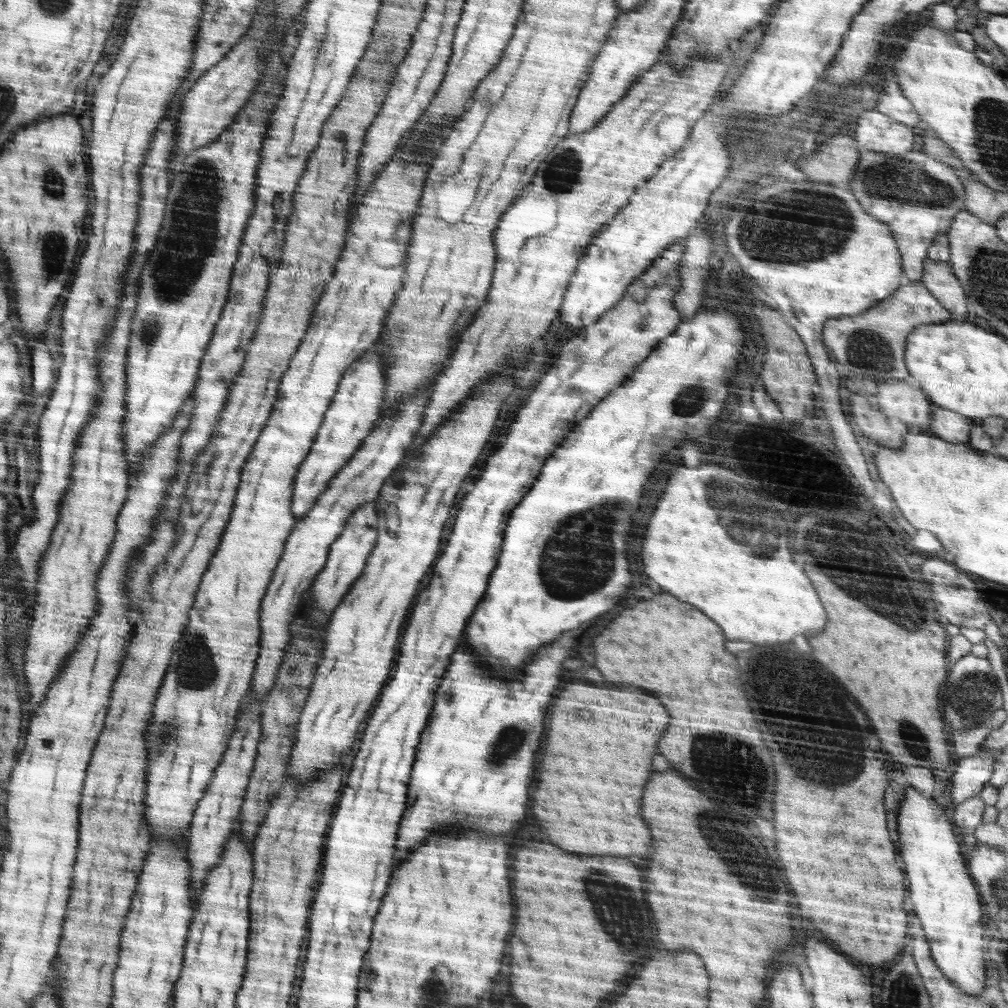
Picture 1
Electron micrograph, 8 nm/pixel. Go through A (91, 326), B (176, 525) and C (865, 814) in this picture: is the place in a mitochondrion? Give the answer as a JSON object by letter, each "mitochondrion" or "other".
{"A":"other","B":"other","C":"other"}

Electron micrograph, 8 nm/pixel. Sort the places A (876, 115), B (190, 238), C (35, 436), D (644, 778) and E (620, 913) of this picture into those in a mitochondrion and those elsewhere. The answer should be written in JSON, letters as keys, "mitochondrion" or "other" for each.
{"A":"other","B":"mitochondrion","C":"other","D":"other","E":"mitochondrion"}

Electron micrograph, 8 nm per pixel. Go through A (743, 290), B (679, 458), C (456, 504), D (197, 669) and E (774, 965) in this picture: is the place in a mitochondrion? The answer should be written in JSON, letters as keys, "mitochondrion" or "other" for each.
{"A":"other","B":"other","C":"other","D":"mitochondrion","E":"other"}

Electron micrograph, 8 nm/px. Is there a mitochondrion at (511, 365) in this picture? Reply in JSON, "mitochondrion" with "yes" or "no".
{"mitochondrion":"no"}

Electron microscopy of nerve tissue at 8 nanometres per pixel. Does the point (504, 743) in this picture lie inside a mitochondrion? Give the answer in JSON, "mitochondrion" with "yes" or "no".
{"mitochondrion":"yes"}

